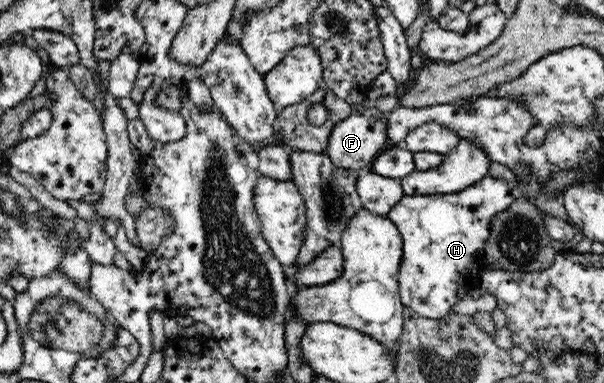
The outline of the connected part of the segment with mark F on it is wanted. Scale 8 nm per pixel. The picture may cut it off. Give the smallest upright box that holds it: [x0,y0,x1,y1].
[325,108,387,171]

